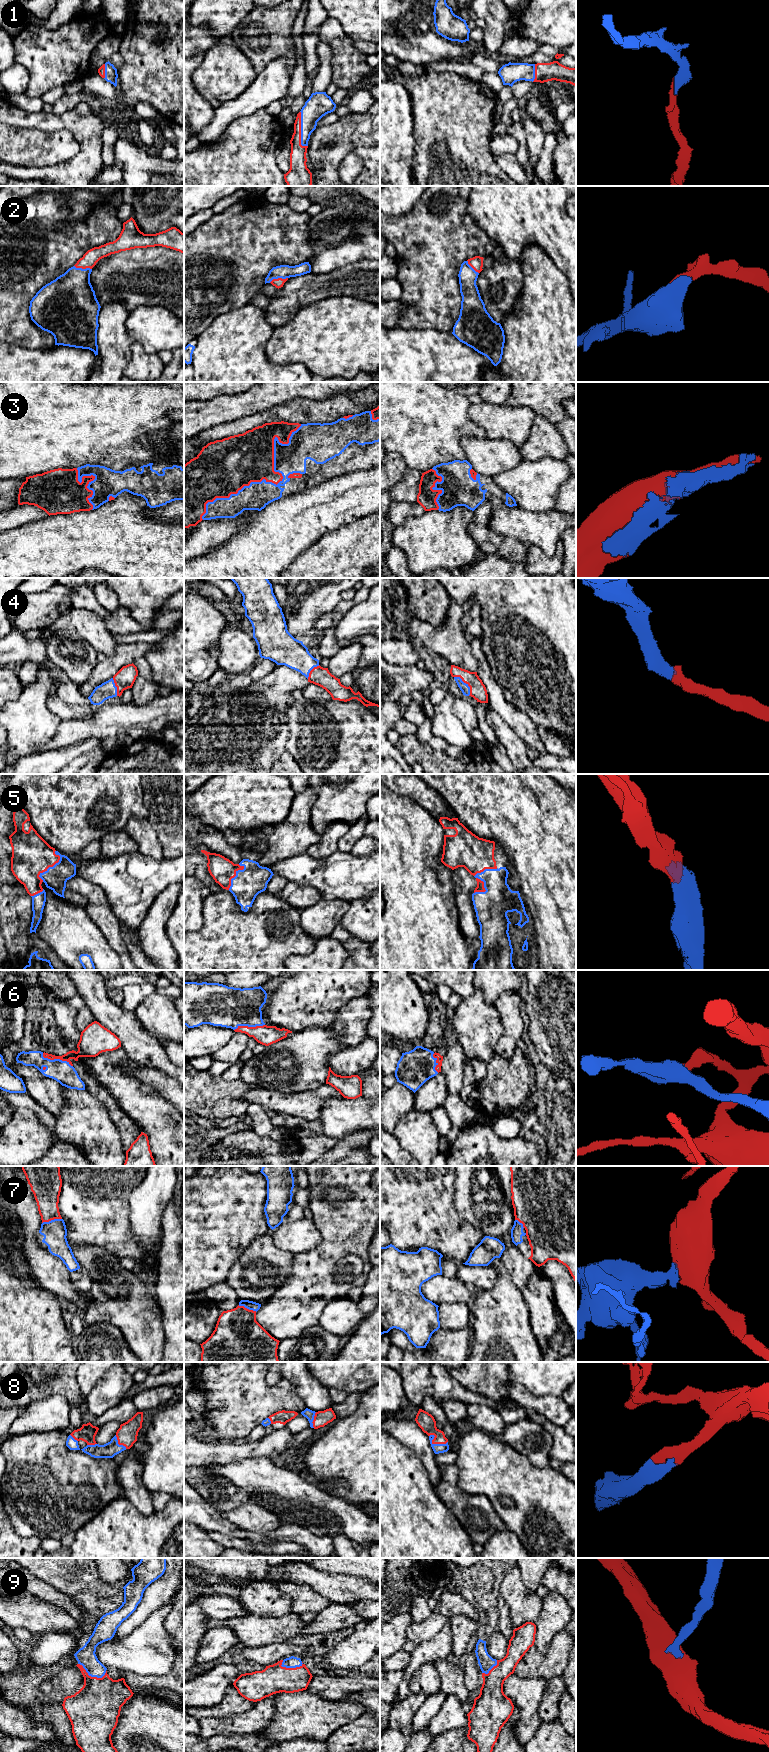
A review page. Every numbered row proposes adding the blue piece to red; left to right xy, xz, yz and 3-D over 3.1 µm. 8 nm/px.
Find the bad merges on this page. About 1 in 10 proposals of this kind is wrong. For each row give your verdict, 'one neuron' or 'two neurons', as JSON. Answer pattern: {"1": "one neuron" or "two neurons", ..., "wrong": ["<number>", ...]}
{"1": "one neuron", "2": "one neuron", "3": "one neuron", "4": "one neuron", "5": "one neuron", "6": "one neuron", "7": "one neuron", "8": "one neuron", "9": "one neuron", "wrong": []}

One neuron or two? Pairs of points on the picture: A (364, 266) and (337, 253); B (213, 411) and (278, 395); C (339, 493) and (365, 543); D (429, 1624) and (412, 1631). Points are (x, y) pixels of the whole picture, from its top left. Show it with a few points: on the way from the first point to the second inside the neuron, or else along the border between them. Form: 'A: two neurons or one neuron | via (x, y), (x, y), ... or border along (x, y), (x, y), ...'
A: two neurons | border along (369, 259), (361, 259), (334, 270)
B: one neuron | via (229, 408), (246, 404), (262, 397)
C: two neurons | border along (369, 514), (333, 531)
D: one neuron | via (425, 1628), (422, 1631), (416, 1631)

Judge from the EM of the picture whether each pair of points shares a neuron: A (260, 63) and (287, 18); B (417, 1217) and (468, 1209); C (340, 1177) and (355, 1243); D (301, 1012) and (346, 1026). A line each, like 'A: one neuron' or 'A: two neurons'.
A: one neuron
B: two neurons
C: one neuron
D: two neurons

